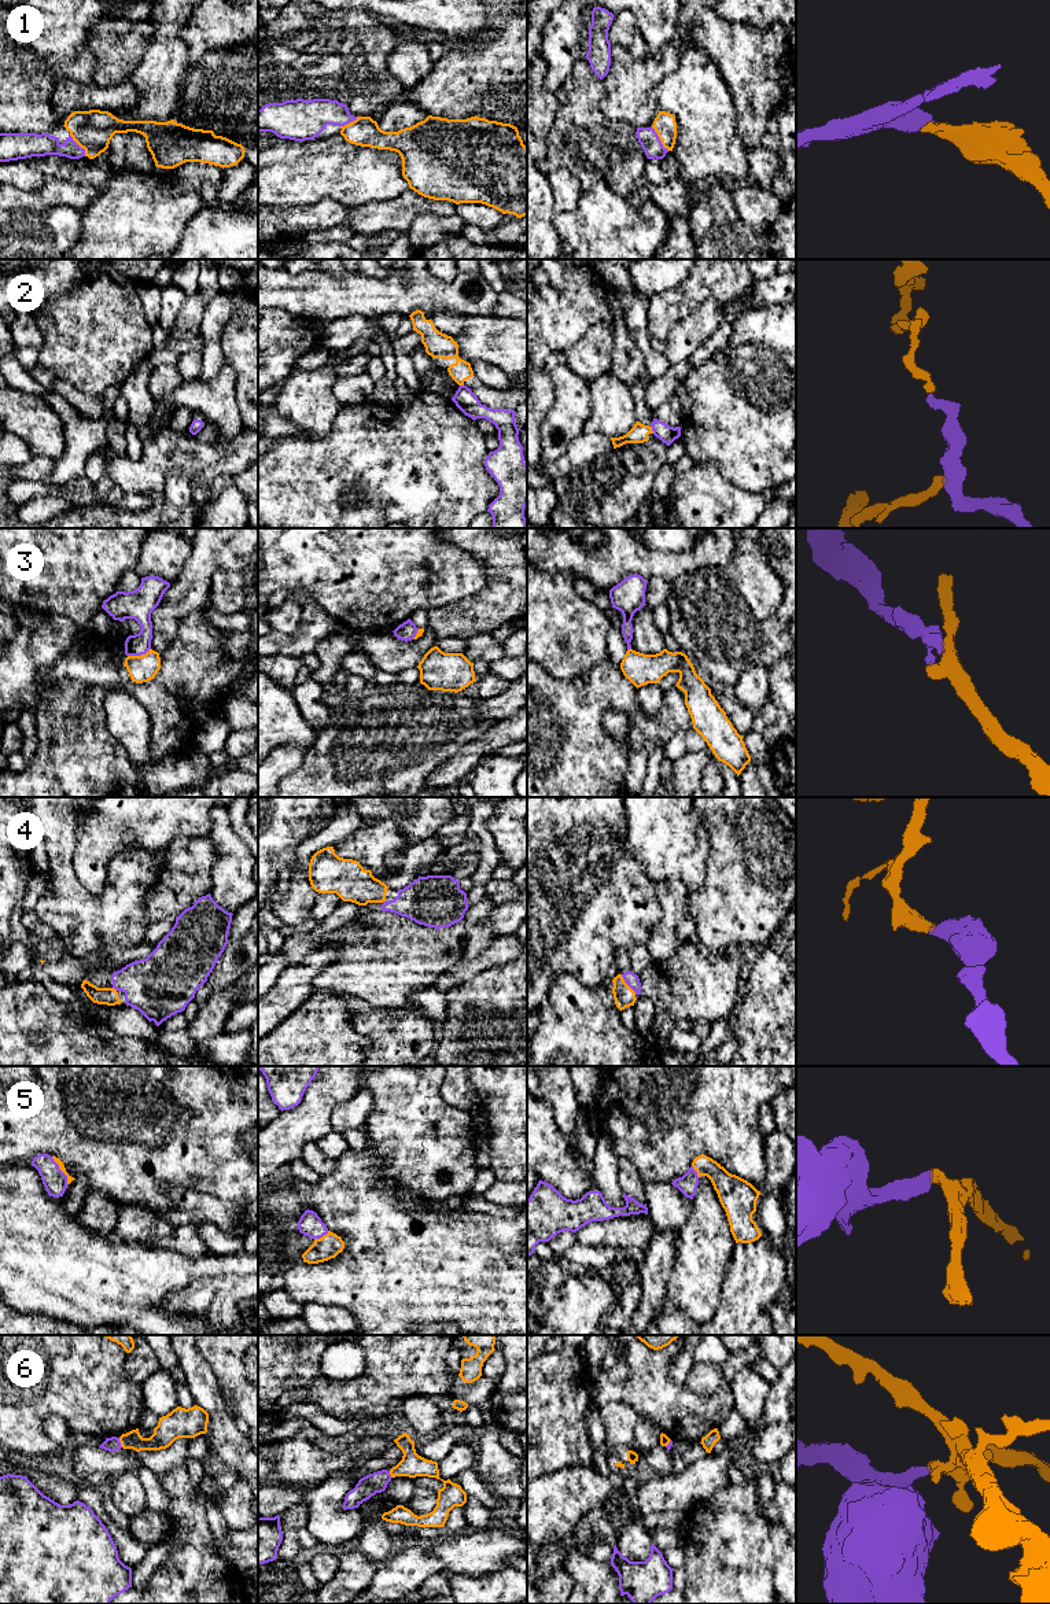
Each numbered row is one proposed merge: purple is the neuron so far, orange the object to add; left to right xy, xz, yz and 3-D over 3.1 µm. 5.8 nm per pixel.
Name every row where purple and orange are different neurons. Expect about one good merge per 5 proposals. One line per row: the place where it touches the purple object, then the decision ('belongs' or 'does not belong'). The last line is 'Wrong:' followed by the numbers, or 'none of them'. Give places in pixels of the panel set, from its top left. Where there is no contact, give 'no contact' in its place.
1: yz (659, 139) | belongs
2: yz (652, 430) | does not belong
3: xy (139, 655) | does not belong
4: yz (626, 983) | belongs
5: xy (61, 1171) | belongs
6: xy (120, 1442) | does not belong
Wrong: 2, 3, 6

